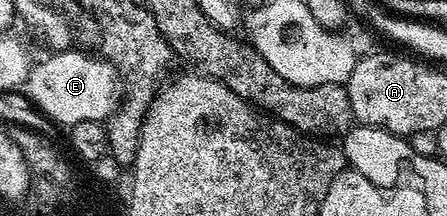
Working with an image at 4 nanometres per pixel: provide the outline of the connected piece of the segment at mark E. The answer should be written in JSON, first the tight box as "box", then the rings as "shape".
{"box":[22,50,122,126],"shape":[[[56,50],[29,69],[22,91],[53,125],[71,126],[91,120],[107,121],[122,103],[122,77],[111,60],[84,50]]]}

